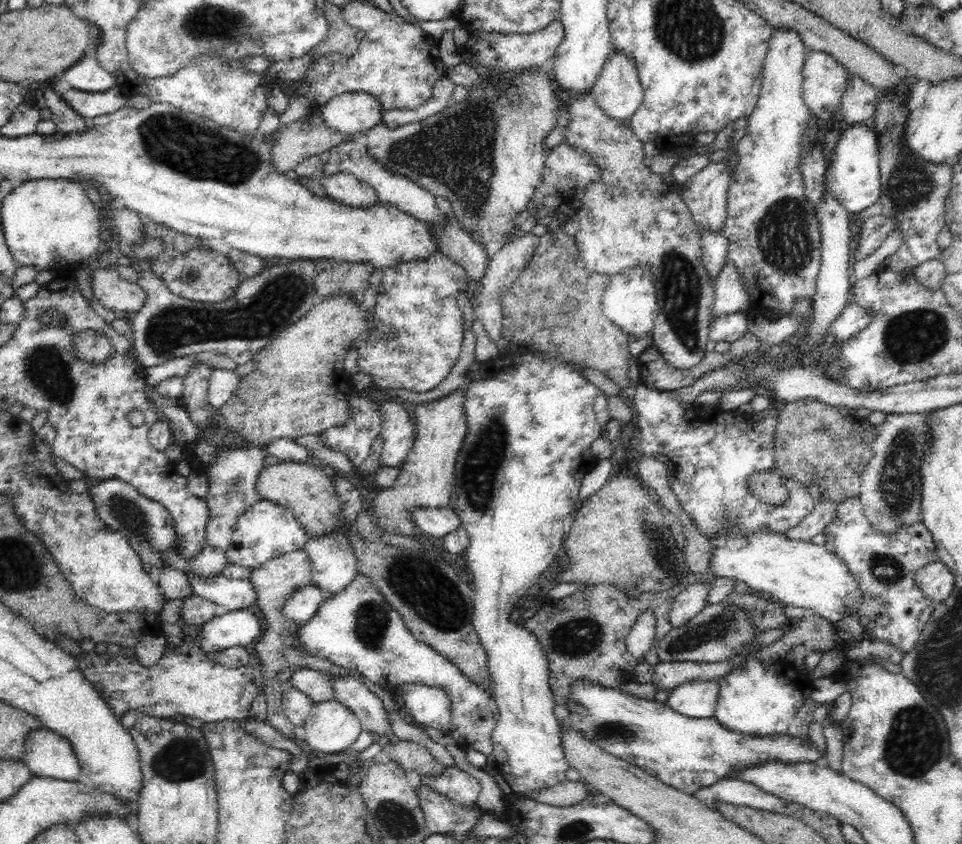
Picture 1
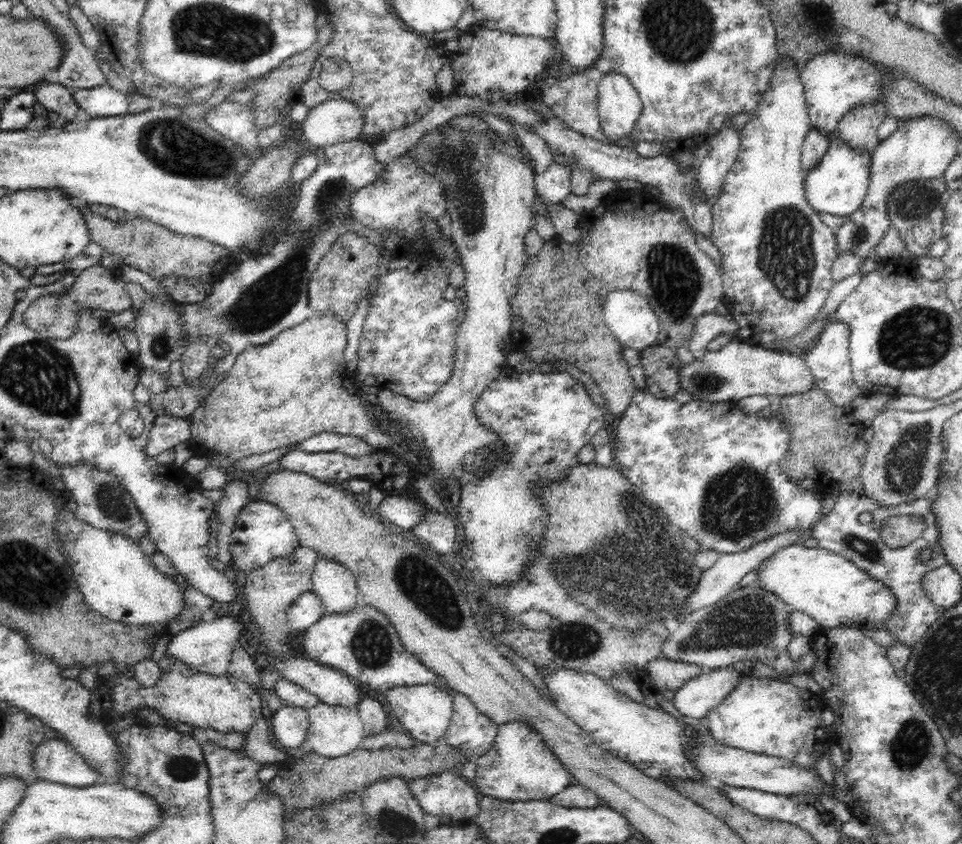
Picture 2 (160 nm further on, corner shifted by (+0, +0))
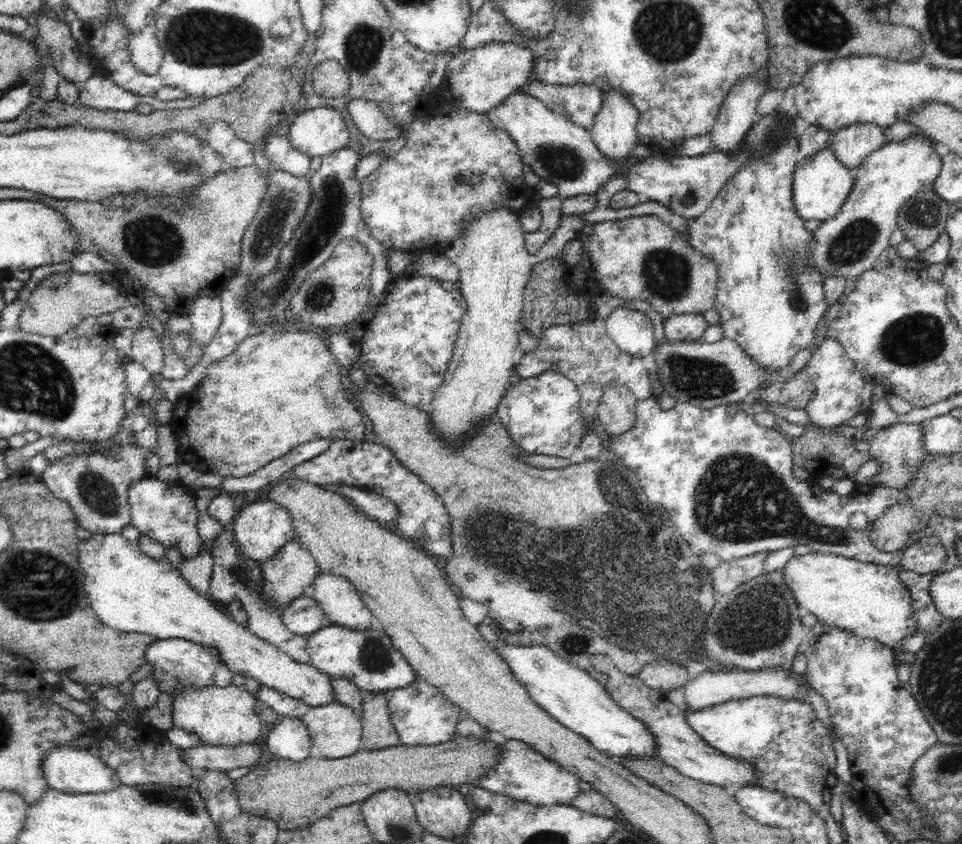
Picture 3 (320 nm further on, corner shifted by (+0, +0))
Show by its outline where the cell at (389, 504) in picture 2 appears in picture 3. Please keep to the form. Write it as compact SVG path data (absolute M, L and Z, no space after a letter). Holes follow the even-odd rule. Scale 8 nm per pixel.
M340 484L332 487L338 494L346 500L351 501L359 510L371 519L381 522L395 521L397 515L396 506L388 498L375 492Z

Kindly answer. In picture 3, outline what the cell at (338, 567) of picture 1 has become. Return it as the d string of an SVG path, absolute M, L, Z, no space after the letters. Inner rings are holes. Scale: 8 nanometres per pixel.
M324 572L312 583L313 599L324 611L325 626L335 624L348 630L368 630L374 627L375 616L347 578Z

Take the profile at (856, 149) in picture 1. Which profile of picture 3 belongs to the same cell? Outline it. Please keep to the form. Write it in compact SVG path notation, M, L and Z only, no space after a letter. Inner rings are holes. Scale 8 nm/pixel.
M831 146L804 158L793 170L793 205L802 221L826 221L834 218L852 190L854 171L846 168L833 153Z

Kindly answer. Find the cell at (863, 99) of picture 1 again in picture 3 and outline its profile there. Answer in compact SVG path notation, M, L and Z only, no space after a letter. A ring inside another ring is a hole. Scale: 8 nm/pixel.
M856 122L836 131L831 148L836 158L854 171L873 150L888 142L881 126Z

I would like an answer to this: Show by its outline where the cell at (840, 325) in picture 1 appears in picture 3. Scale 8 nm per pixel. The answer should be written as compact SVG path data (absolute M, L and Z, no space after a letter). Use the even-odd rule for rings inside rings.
M826 336L820 346L814 348L804 369L815 386L812 402L805 410L810 423L830 429L848 424L857 414L871 413L873 385L857 370L856 363L845 353L837 339Z

